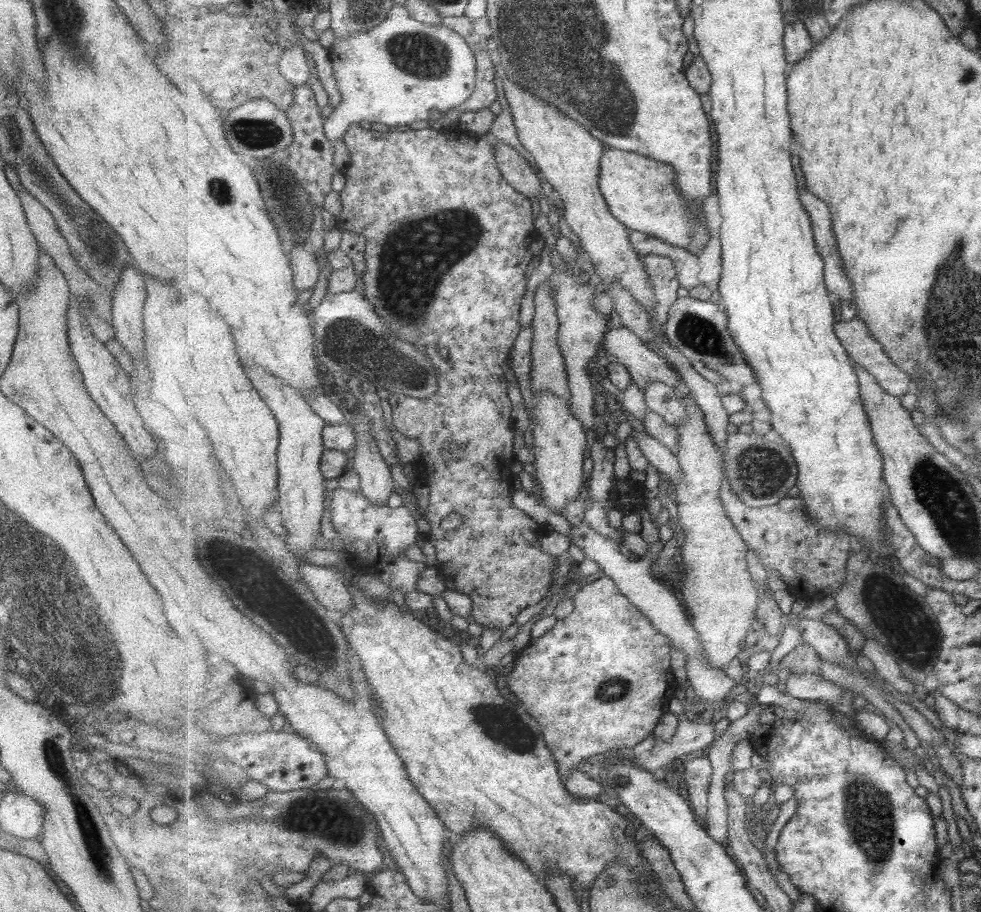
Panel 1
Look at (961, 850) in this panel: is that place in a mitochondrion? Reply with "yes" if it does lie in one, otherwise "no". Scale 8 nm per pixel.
no

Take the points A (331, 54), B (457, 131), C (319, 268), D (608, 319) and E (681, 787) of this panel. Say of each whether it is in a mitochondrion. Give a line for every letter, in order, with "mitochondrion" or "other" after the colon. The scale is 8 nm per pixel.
A: other
B: other
C: other
D: other
E: other

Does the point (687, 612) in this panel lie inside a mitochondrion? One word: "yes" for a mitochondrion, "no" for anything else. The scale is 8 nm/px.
no

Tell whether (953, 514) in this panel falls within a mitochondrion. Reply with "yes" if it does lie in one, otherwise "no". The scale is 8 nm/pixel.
yes

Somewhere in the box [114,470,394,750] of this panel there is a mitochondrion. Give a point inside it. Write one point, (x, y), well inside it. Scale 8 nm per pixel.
(227, 567)

